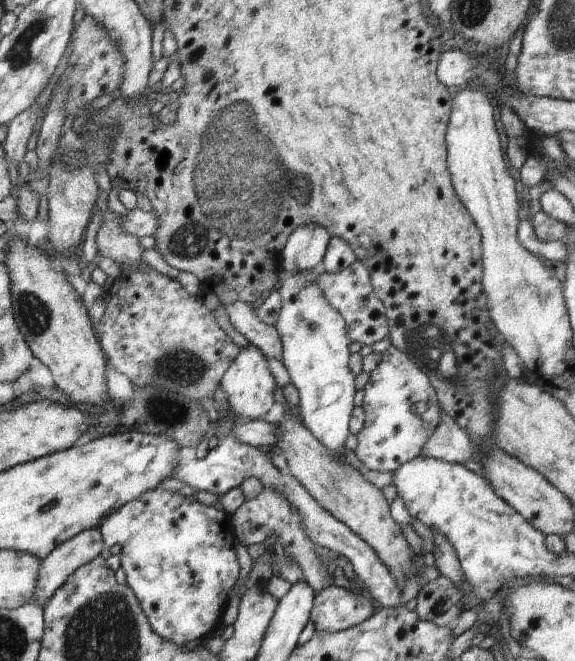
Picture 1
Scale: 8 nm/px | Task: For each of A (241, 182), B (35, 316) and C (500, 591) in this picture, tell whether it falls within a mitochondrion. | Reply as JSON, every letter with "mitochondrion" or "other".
{"A":"mitochondrion","B":"mitochondrion","C":"other"}

